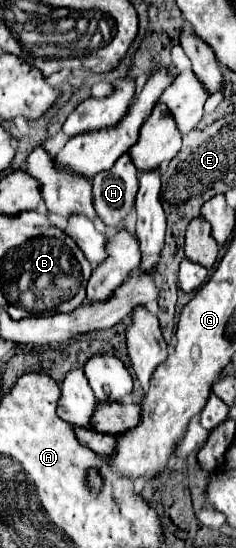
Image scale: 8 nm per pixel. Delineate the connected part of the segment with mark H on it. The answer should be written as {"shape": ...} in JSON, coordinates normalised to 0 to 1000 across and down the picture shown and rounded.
{"shape":[[[513,283],[479,308],[394,323],[394,378],[419,400],[453,414],[521,418],[521,403],[572,374],[581,345],[572,305],[538,294],[538,283]]]}

